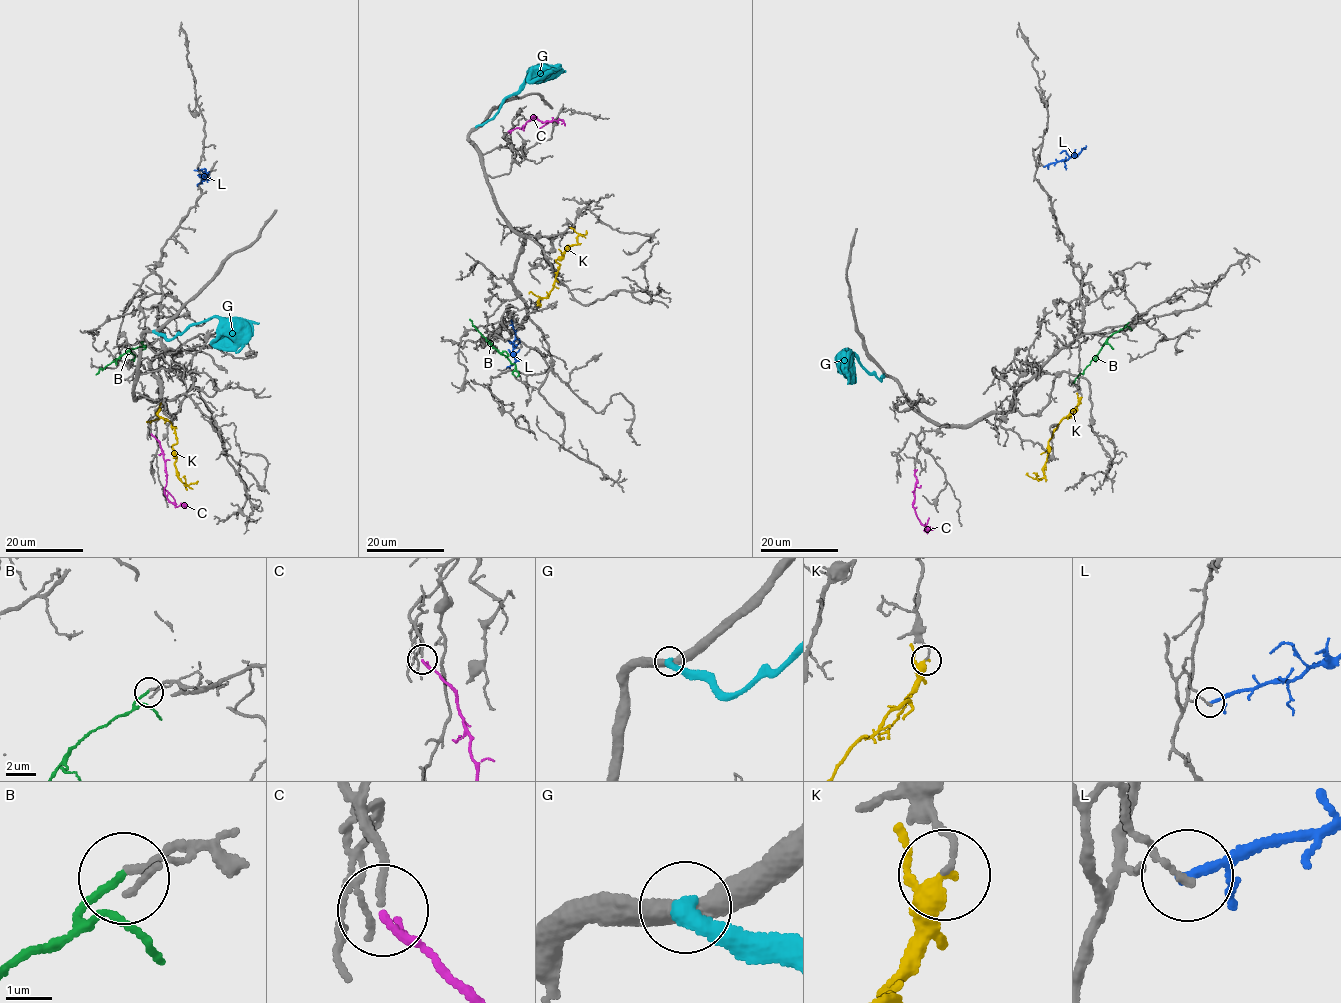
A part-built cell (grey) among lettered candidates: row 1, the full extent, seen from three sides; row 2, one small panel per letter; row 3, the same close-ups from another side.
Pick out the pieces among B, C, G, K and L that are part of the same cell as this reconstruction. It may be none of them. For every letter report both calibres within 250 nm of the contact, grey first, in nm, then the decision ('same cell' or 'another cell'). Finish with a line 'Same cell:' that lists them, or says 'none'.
B: calibres 160 and 150 nm; same cell
C: calibres 140 and 130 nm; same cell
G: calibres 460 and 440 nm; another cell
K: calibres 120 and 280 nm; another cell
L: calibres 130 and 160 nm; another cell
Same cell: B, C

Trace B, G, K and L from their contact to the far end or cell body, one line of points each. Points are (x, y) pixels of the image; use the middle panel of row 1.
B: (514, 375), (514, 364), (487, 343), (470, 319)
G: (476, 126), (494, 117), (501, 102), (532, 77), (554, 69)
K: (539, 306), (539, 300), (552, 290), (560, 265), (555, 260), (587, 230)
L: (512, 321), (515, 360), (506, 367)

